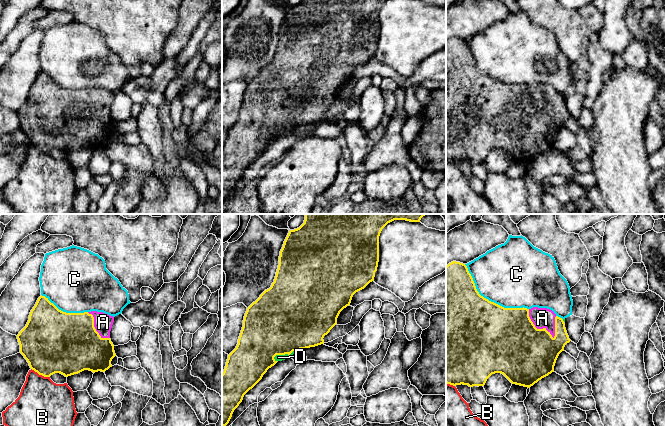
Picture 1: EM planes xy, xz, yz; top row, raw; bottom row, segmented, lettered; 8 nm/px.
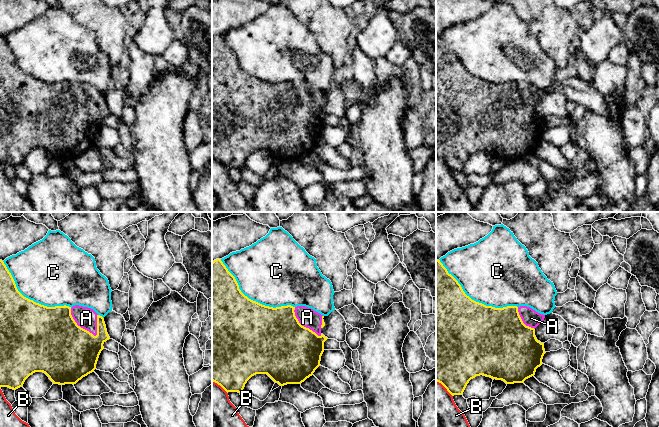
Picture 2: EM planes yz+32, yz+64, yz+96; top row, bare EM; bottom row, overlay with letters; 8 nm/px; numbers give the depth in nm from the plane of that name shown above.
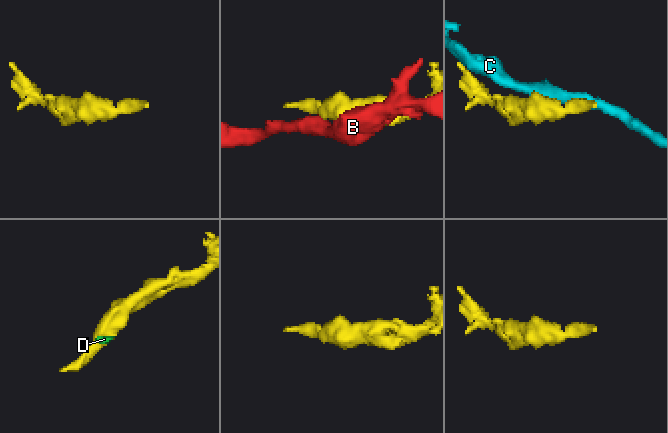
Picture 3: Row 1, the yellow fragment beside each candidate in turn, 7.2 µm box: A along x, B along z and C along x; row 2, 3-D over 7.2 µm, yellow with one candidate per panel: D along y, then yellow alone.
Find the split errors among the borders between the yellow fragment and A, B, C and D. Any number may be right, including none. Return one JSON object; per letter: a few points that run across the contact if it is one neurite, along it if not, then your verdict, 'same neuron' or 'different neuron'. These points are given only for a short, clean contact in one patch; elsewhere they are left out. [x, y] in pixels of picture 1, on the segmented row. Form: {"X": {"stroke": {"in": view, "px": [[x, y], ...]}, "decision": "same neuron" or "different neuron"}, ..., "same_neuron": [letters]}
{"A": {"decision": "same neuron"}, "B": {"decision": "different neuron"}, "C": {"decision": "different neuron"}, "D": {"decision": "same neuron"}, "same_neuron": ["A", "D"]}

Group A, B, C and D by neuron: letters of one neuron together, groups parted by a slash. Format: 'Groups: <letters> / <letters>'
Groups: A D / B / C

